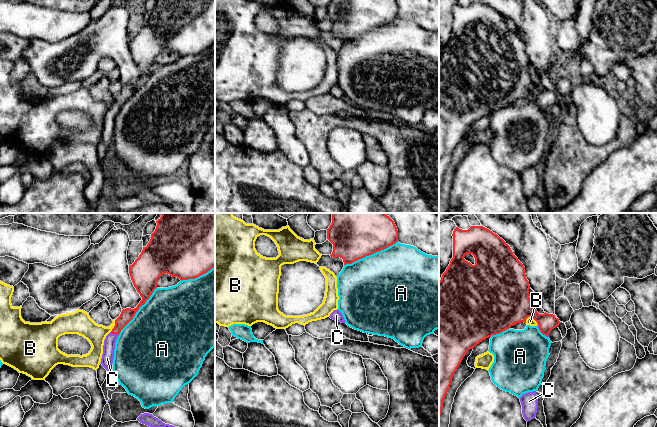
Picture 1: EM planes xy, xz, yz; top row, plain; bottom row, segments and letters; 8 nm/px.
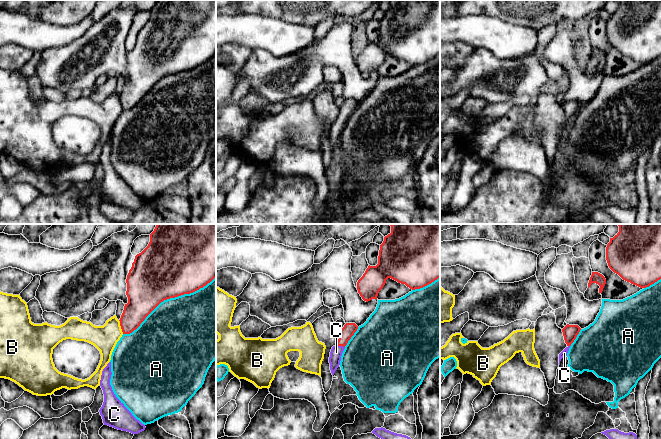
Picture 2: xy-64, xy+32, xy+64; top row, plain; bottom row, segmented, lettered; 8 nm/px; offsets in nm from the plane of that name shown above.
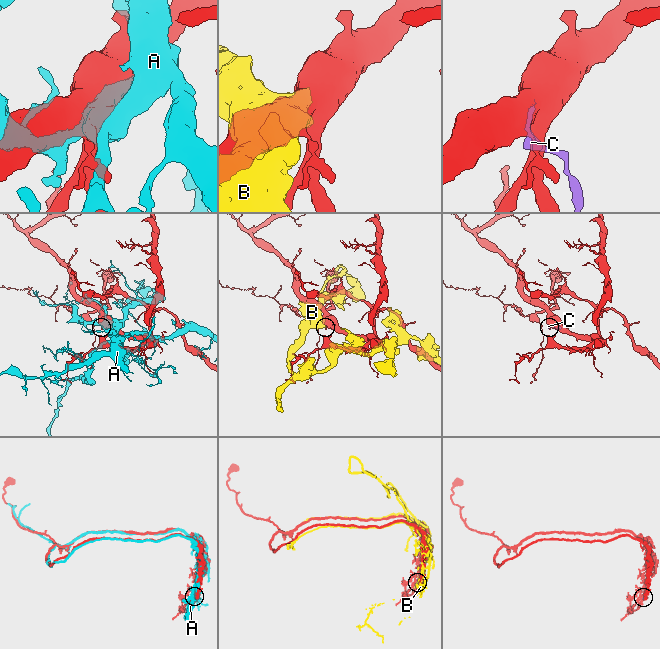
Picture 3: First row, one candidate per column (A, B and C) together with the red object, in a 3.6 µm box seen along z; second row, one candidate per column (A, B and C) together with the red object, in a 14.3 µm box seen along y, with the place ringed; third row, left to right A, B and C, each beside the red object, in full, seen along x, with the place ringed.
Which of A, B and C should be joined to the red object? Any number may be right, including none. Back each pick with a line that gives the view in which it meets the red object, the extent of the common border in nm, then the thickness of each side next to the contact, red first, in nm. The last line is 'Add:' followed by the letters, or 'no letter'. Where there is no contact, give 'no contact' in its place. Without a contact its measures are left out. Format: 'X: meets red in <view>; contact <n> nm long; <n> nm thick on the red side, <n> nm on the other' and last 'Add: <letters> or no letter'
C: meets red in xy; contact 80 nm long; 100 nm thick on the red side, 100 nm on the other
Add: C

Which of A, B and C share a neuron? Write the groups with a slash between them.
A / B / C

